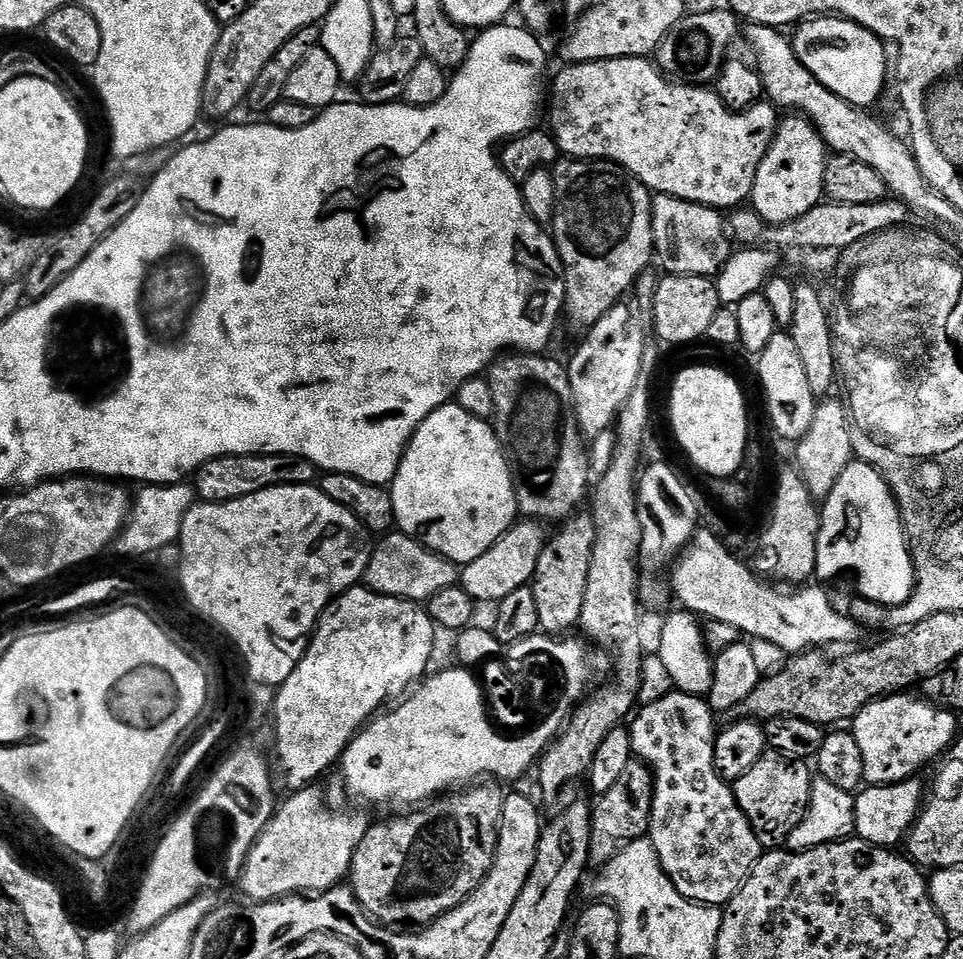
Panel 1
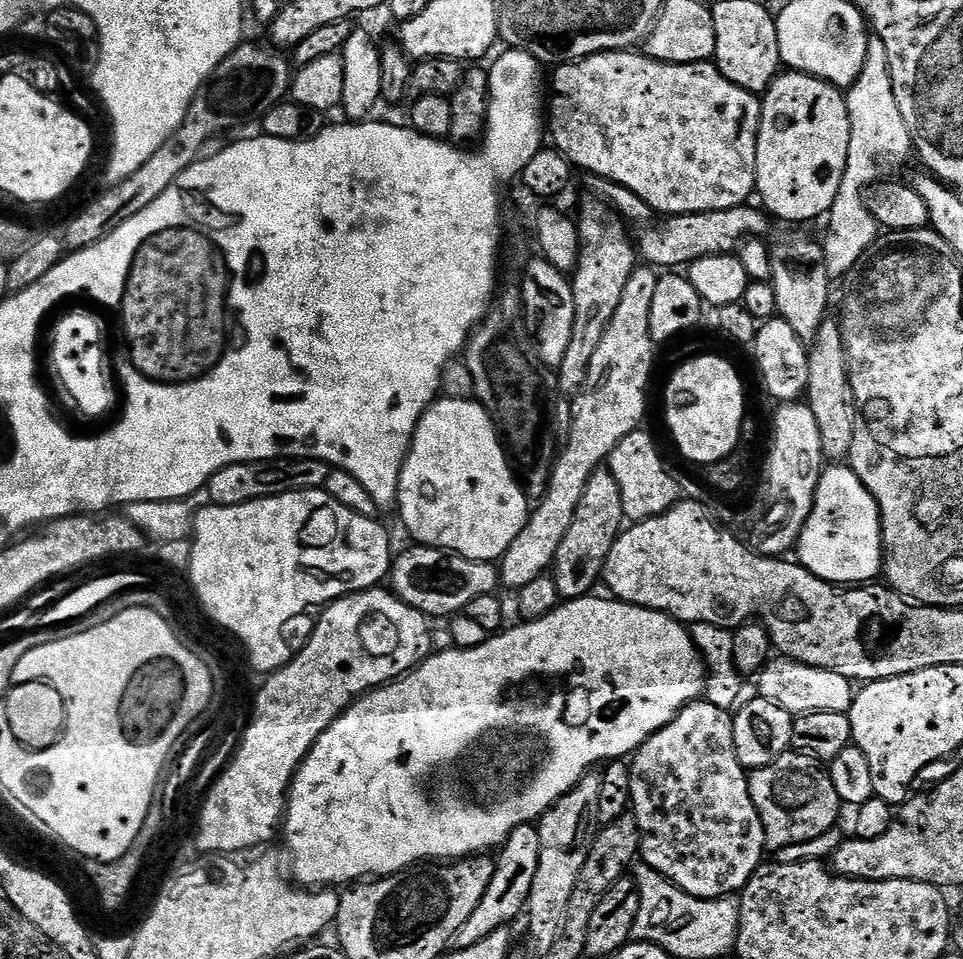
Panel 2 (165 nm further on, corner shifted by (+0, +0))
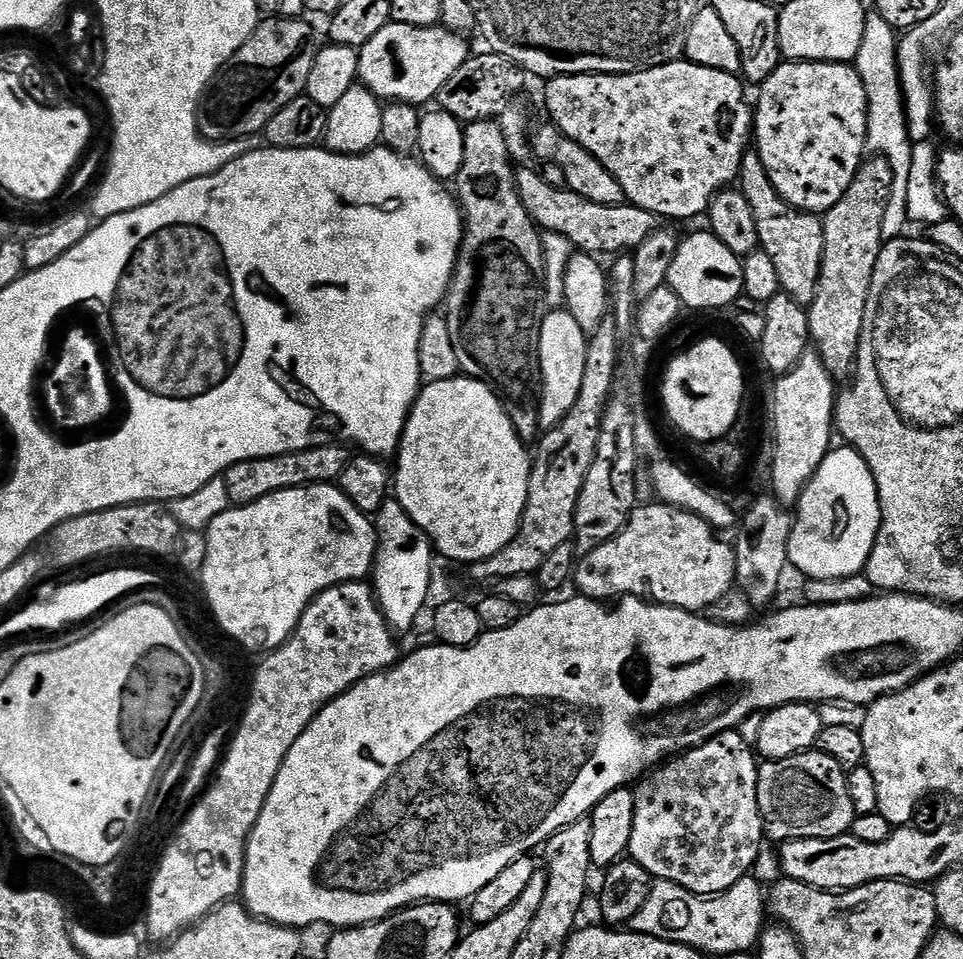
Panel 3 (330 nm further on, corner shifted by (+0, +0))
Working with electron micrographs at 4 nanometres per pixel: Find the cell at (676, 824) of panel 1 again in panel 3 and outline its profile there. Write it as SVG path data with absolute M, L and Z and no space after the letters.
M736 730L724 732L714 740L689 748L651 769L635 785L634 830L627 855L656 880L669 880L696 896L719 896L751 873L766 833L758 806L758 756L740 734Z

